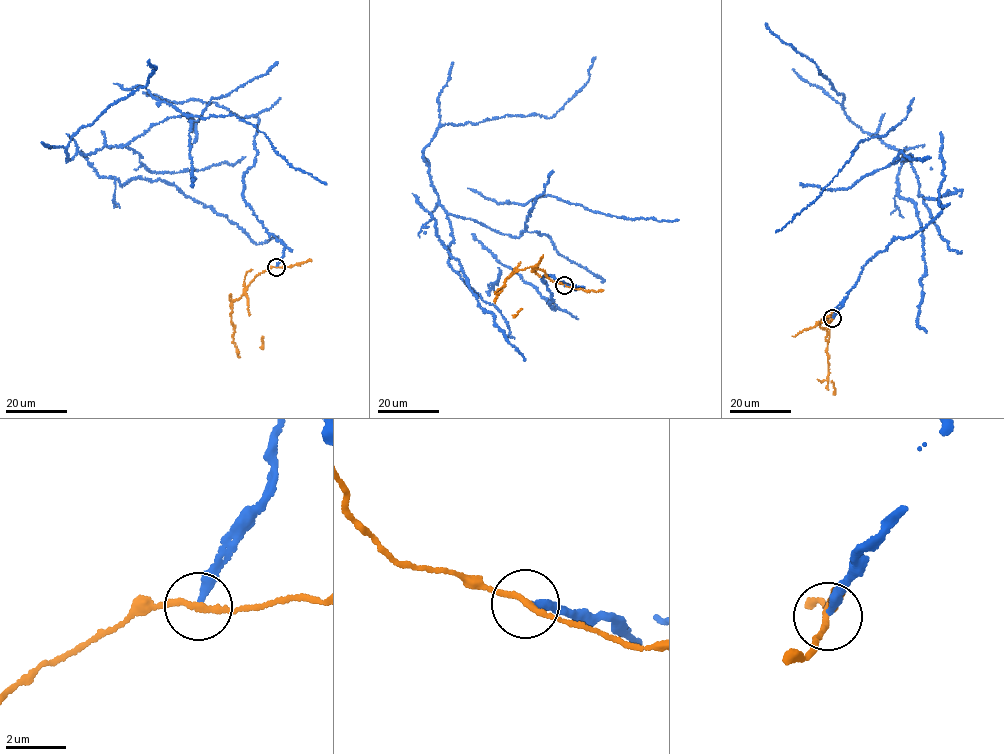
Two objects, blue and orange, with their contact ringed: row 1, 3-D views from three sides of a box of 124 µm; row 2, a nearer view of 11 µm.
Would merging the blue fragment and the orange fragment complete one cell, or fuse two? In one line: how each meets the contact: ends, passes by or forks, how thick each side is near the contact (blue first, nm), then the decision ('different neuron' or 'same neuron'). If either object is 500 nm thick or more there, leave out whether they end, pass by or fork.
blue ends; orange passes by; calibres 260 and 190 nm; different neuron

